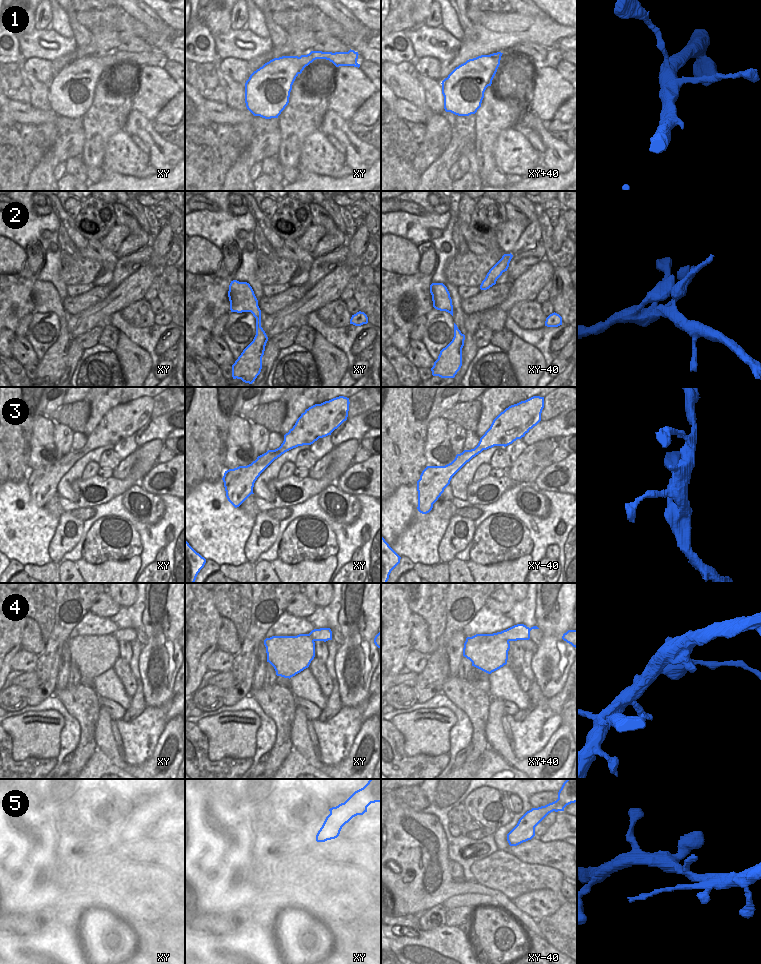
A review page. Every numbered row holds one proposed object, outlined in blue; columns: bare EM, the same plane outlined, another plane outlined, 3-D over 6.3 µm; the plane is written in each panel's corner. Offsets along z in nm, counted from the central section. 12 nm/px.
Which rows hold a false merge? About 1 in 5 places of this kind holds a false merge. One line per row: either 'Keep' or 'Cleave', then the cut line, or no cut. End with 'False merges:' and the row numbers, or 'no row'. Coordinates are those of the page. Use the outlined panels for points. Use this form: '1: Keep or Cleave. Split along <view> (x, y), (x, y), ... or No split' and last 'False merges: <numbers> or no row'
1: Cleave. Split along xy (298, 57), (301, 71)
2: Cleave. Split along xy (260, 317), (256, 319)
3: Keep. No split
4: Cleave. Split along xy+40 (472, 636), (480, 641), (508, 641)
5: Keep. No split
False merges: 1, 2, 4

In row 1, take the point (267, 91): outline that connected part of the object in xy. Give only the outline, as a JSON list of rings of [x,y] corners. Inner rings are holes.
[[[274,58],[250,75],[245,83],[245,103],[254,116],[278,118],[285,109],[292,85],[302,73],[298,58]]]

